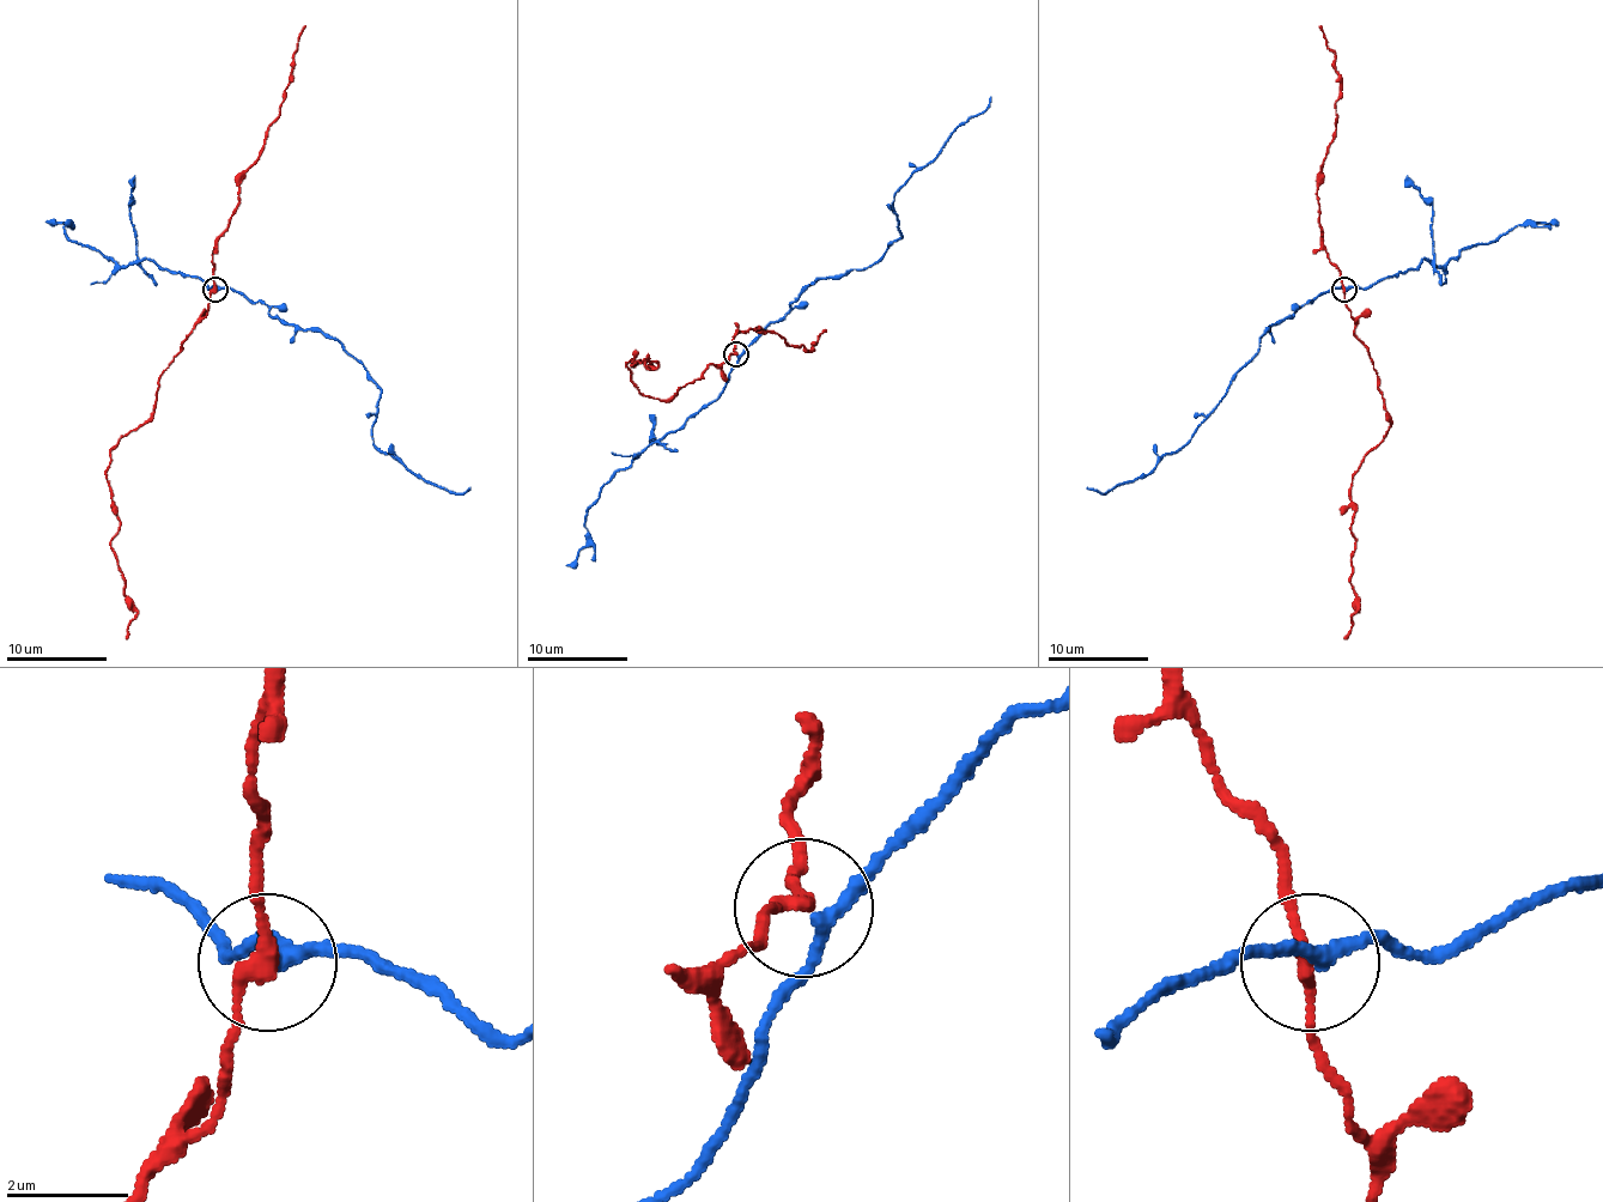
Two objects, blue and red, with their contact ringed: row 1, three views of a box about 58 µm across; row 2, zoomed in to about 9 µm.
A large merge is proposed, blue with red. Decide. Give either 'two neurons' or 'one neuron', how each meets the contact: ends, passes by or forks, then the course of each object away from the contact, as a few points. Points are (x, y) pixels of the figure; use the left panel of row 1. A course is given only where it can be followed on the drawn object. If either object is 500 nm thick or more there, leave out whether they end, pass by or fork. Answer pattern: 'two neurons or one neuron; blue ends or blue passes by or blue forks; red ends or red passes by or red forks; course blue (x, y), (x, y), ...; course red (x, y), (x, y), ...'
two neurons; blue passes by; red passes by; course blue (216, 289), (236, 289), (273, 316), (337, 339), (381, 392), (374, 442), (419, 478), (459, 492), (469, 487); course red (216, 289), (163, 372), (152, 414), (110, 453), (120, 522), (110, 547), (135, 613), (125, 638)

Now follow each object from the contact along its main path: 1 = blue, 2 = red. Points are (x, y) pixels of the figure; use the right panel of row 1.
1: (1346, 289), (1329, 289), (1268, 329), (1258, 339), (1256, 354), (1198, 430), (1140, 478), (1105, 492), (1087, 487)
2: (1343, 289), (1386, 414), (1386, 435), (1354, 475), (1356, 606), (1343, 638)

